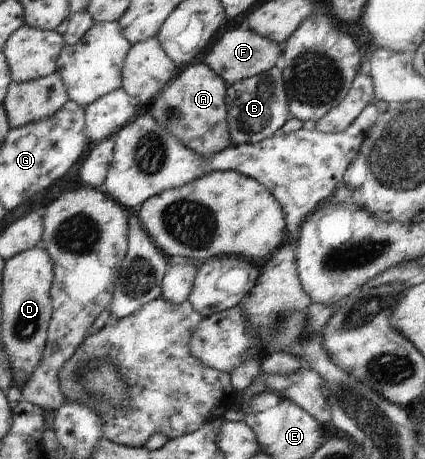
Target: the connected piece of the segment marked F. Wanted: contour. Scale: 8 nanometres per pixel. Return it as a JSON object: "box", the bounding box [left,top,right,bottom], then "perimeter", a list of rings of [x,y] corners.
{"box":[203,25,282,85],"perimeter":[[[242,25],[235,27],[235,29],[229,29],[213,45],[213,49],[207,55],[205,54],[203,63],[206,63],[207,67],[210,67],[225,83],[232,83],[233,85],[264,71],[269,71],[275,66],[275,61],[282,51],[282,46],[278,43],[261,37]]]}

